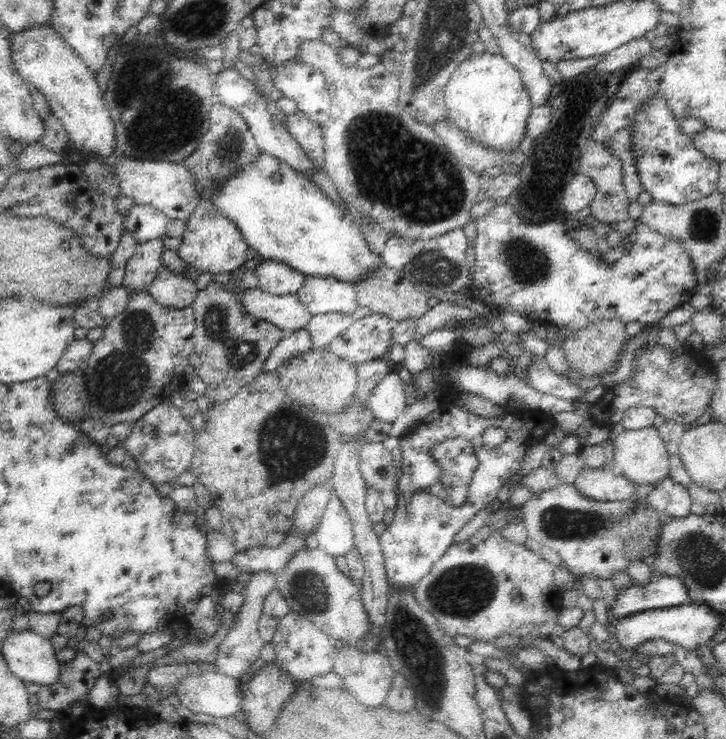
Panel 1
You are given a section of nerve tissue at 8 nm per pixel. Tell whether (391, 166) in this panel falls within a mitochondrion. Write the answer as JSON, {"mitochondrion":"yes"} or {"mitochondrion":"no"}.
{"mitochondrion":"yes"}

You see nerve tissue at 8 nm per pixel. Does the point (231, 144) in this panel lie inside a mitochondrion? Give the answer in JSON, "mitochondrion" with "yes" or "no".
{"mitochondrion":"yes"}

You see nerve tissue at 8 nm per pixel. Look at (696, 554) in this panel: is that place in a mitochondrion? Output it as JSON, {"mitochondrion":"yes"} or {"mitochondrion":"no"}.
{"mitochondrion":"yes"}

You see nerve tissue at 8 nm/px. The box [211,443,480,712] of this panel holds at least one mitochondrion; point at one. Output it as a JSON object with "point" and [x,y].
{"point":[415,645]}

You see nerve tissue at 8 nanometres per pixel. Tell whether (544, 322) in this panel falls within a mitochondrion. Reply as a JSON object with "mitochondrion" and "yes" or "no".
{"mitochondrion":"no"}

